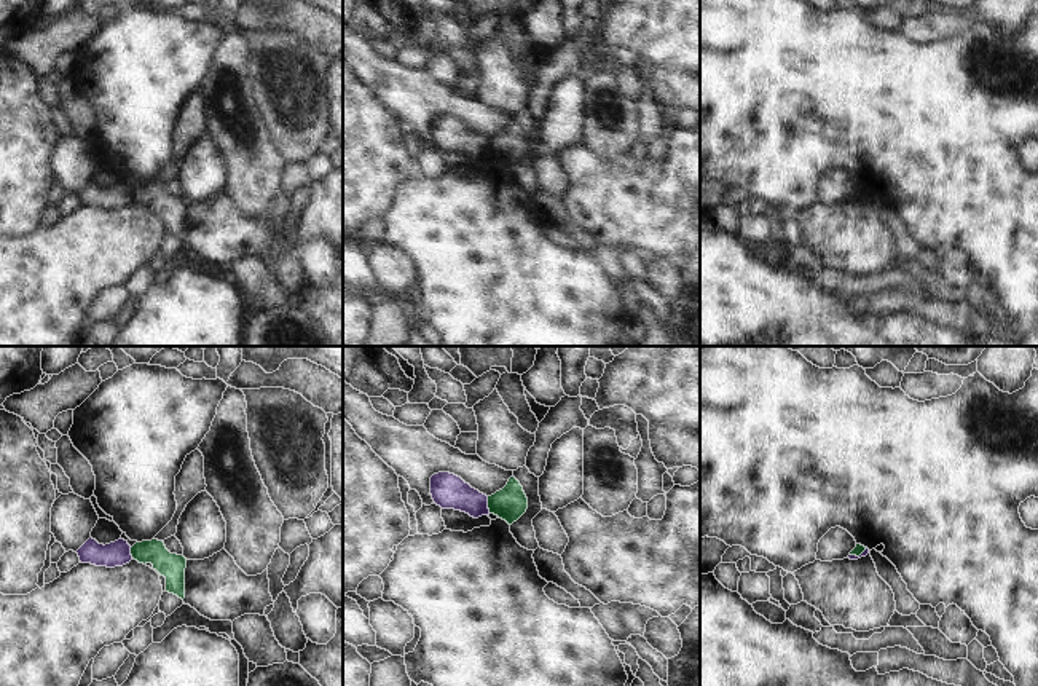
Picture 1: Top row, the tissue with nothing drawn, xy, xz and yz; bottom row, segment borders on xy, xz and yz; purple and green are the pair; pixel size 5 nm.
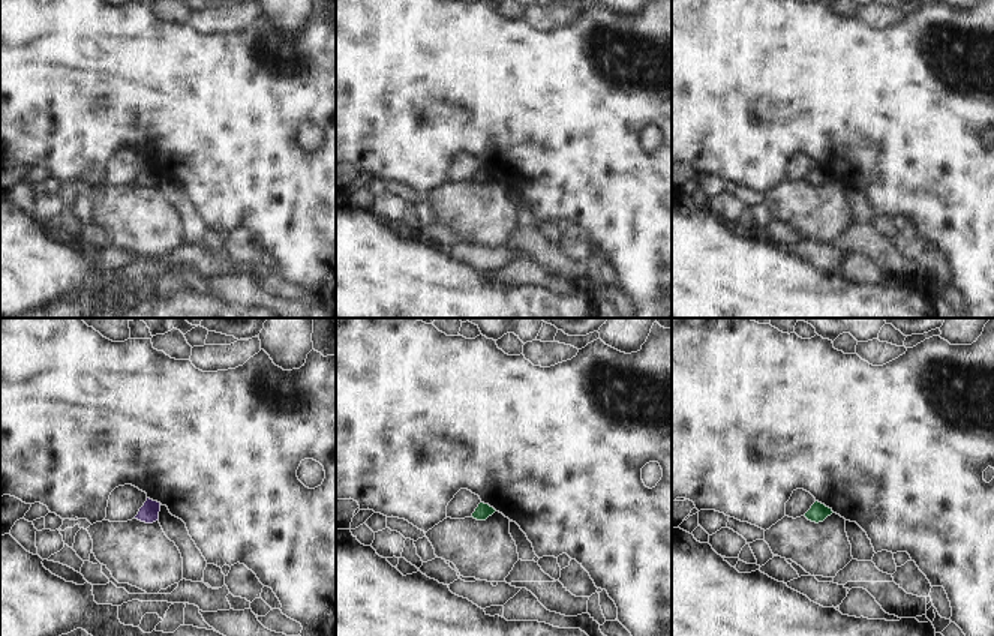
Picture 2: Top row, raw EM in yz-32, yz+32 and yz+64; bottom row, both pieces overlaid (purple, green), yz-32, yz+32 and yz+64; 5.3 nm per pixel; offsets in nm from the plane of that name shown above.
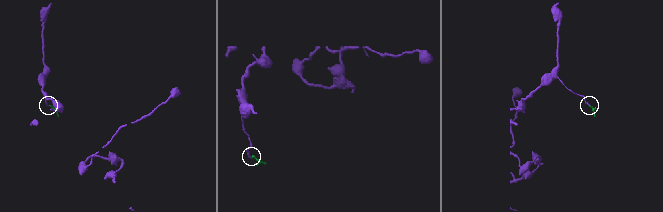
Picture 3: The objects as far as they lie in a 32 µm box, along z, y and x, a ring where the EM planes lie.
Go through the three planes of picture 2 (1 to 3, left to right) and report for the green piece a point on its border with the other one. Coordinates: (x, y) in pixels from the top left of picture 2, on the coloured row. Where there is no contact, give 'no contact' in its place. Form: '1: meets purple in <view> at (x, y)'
1: no contact
2: no contact
3: no contact

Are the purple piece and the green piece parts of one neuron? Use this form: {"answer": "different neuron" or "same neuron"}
{"answer": "different neuron"}

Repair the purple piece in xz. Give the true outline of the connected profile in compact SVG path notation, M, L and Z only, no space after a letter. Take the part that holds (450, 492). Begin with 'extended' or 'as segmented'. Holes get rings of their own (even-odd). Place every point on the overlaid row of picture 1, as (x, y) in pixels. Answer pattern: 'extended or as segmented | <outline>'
as segmented | M438 472L431 477L431 495L442 509L454 509L474 518L490 515L488 496L450 472Z

